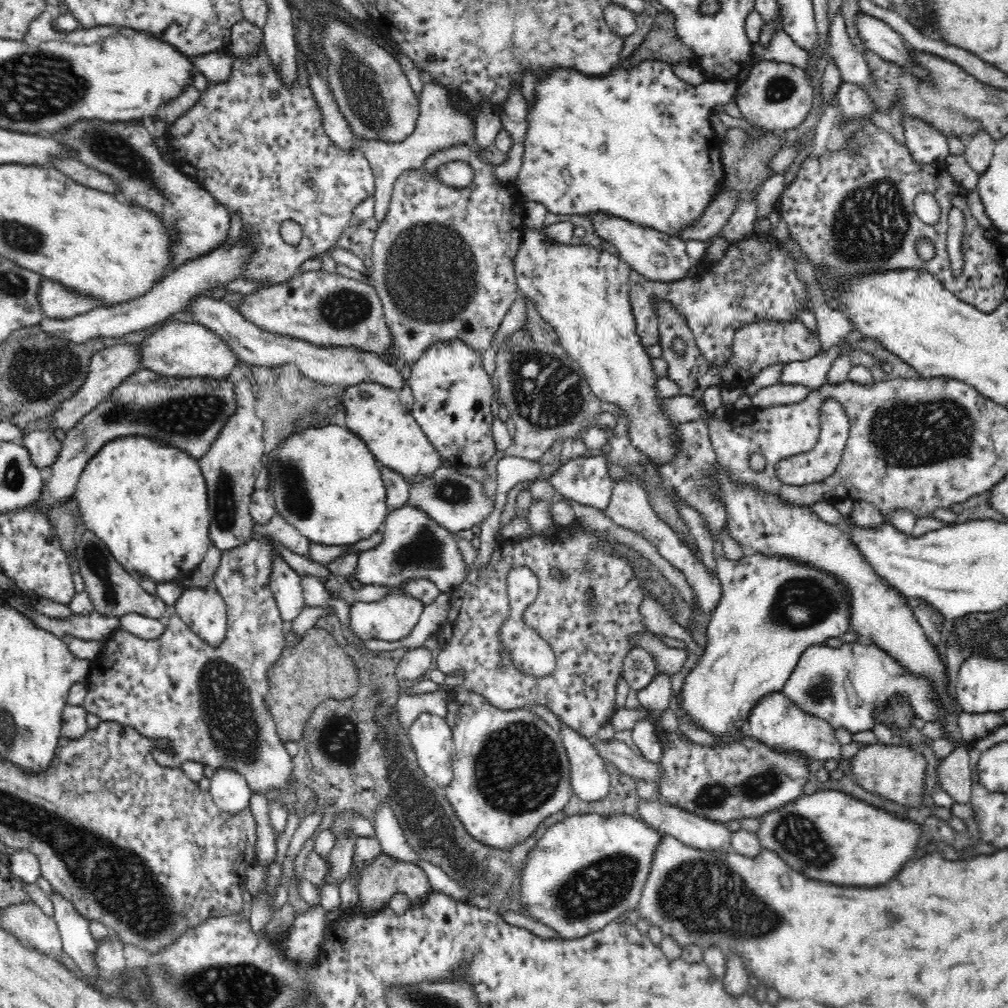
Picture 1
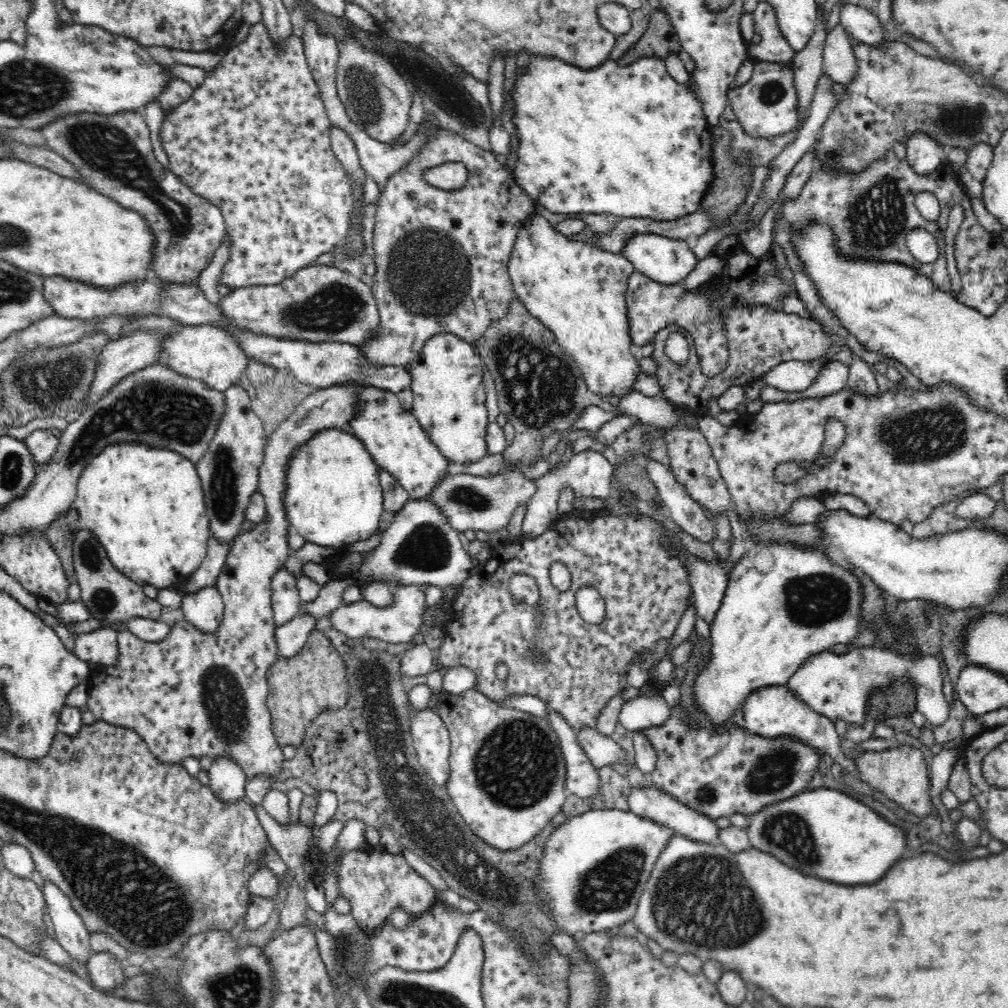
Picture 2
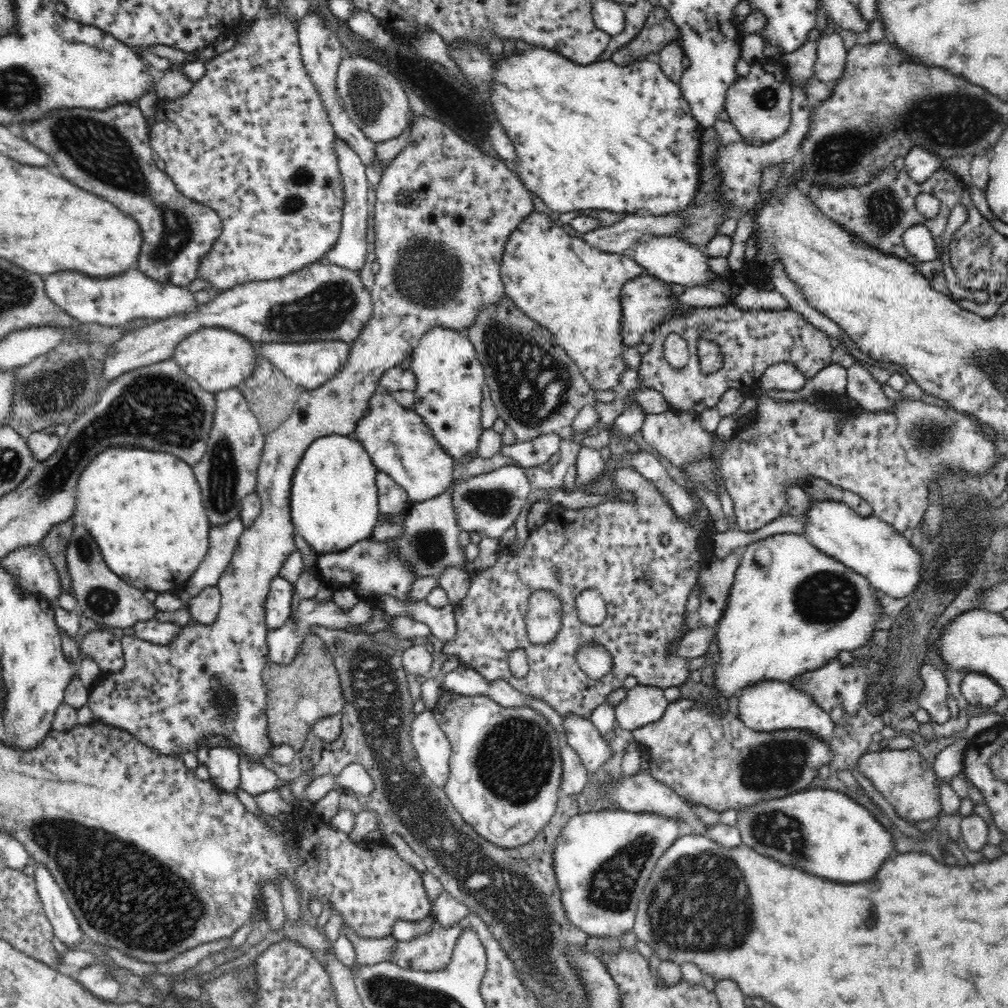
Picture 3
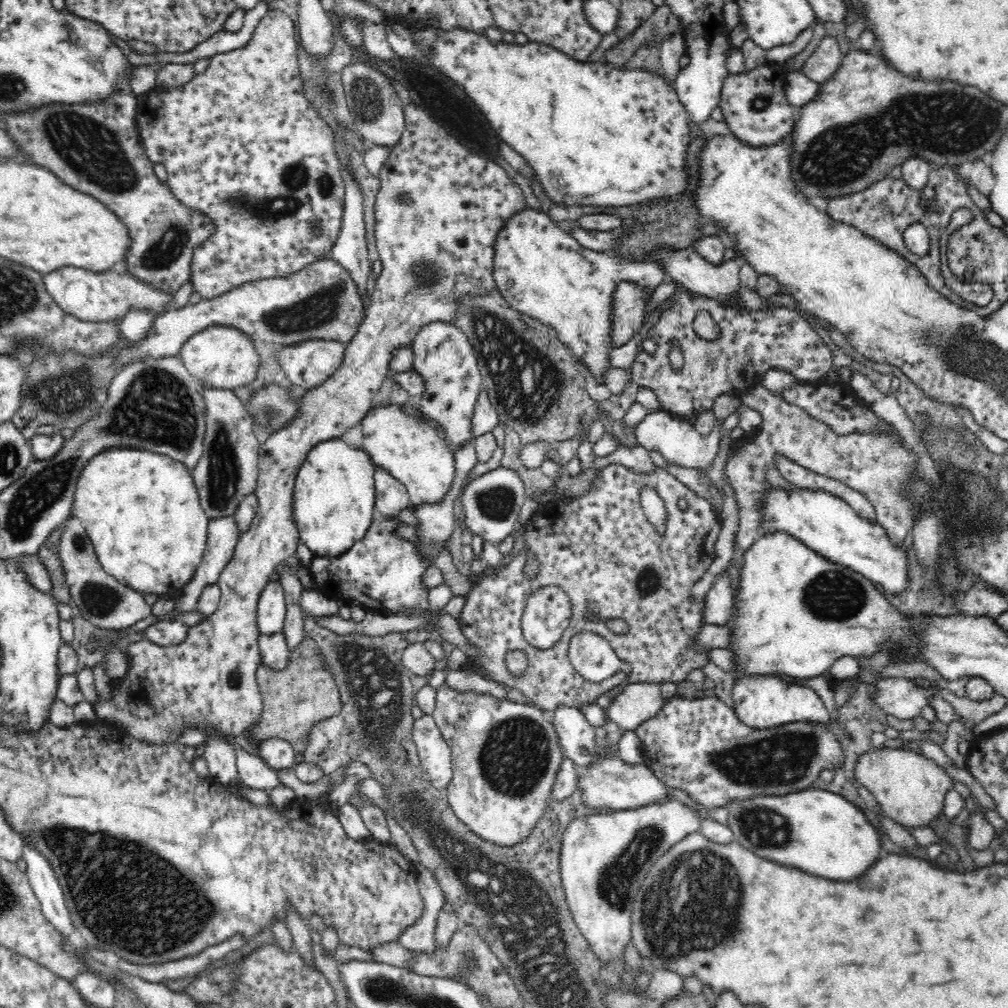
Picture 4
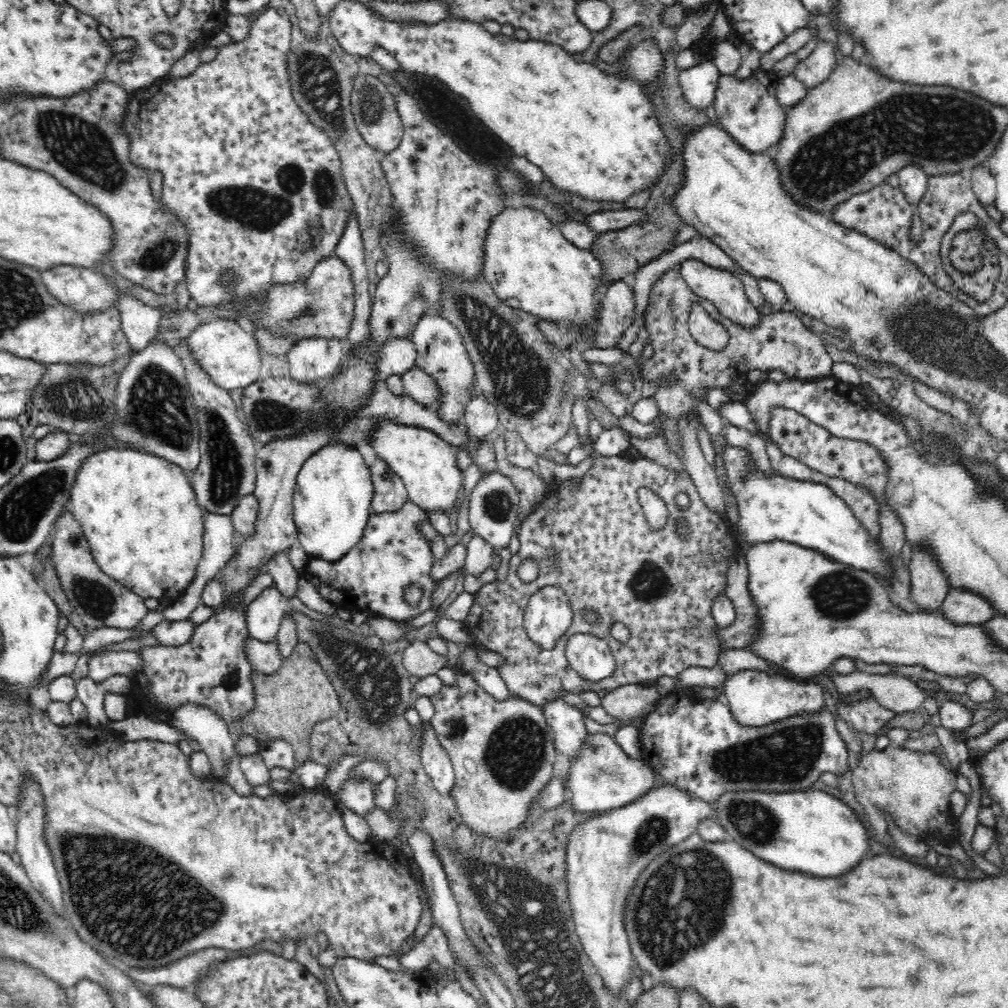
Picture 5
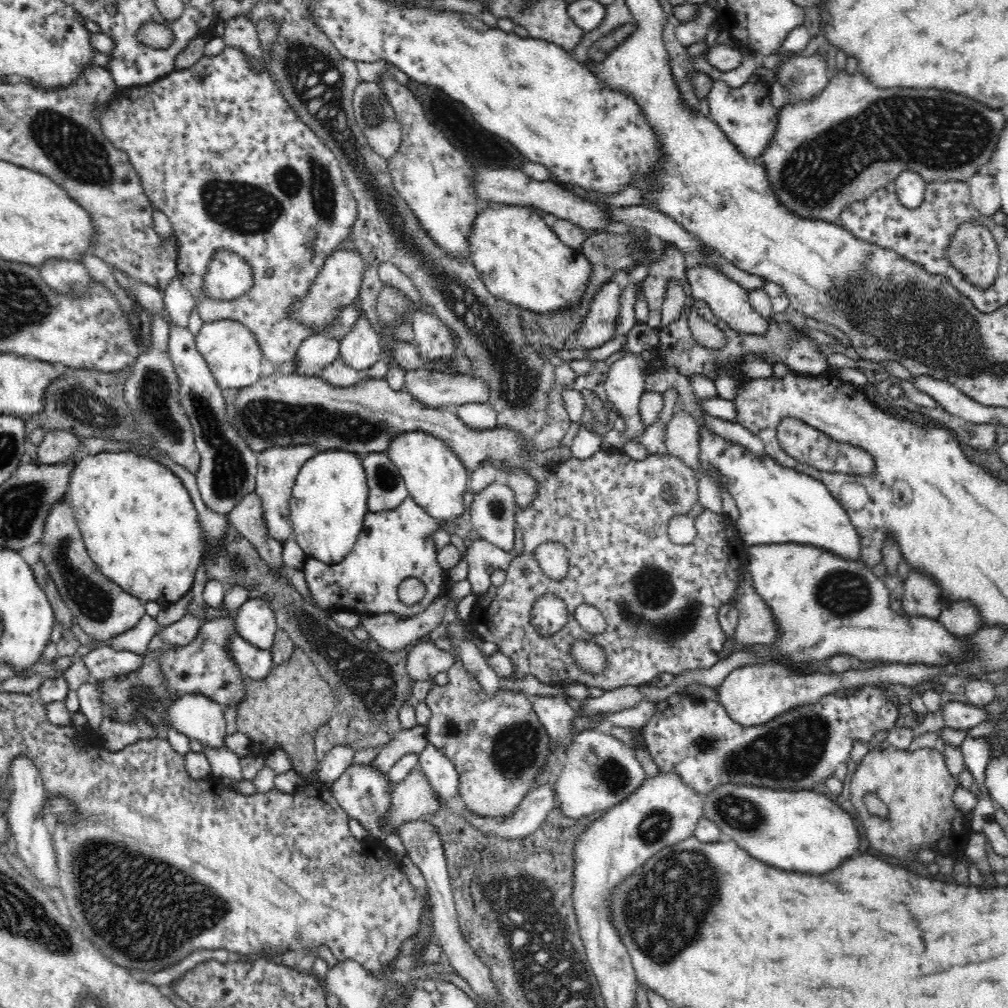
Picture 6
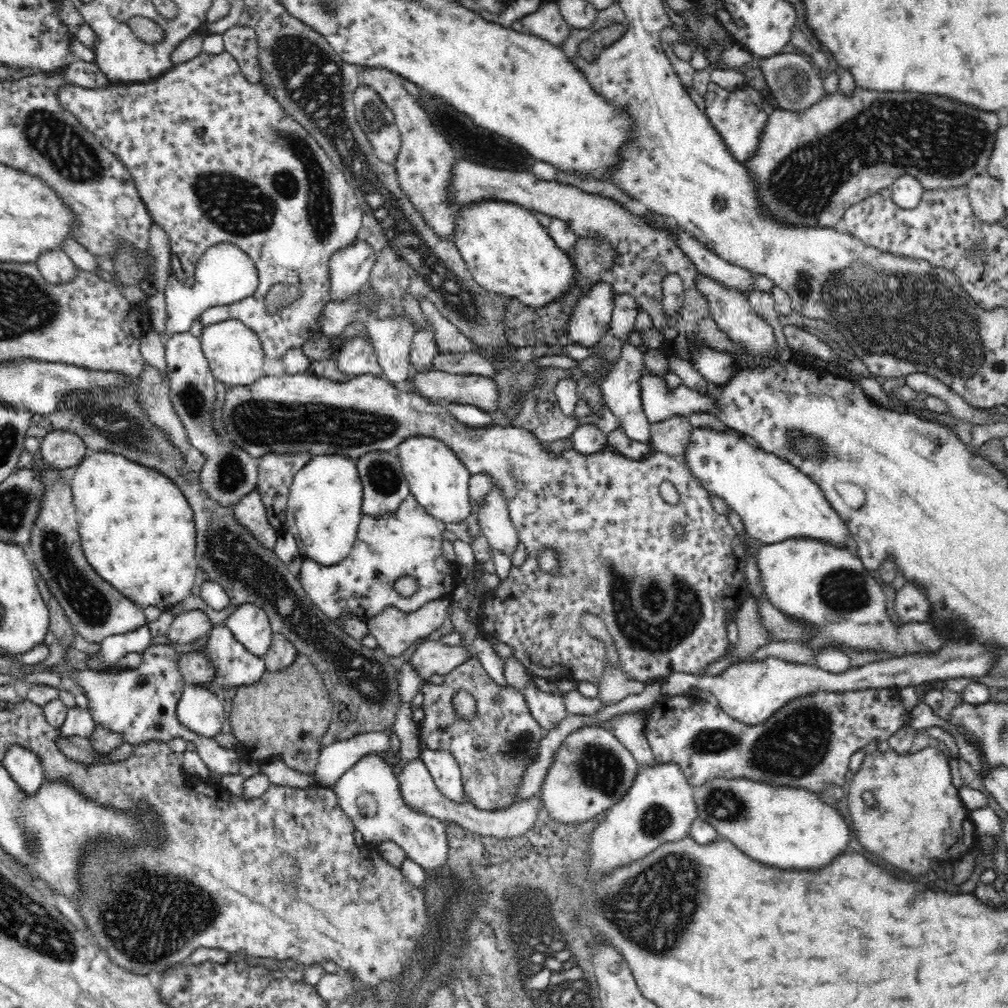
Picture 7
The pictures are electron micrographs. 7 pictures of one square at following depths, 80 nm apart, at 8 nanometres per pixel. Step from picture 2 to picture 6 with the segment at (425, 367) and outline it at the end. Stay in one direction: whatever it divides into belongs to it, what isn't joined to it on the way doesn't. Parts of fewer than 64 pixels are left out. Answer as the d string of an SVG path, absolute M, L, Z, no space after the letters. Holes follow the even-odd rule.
M425 309L412 312L412 328L418 352L424 360L448 358L459 353L450 341L446 324Z

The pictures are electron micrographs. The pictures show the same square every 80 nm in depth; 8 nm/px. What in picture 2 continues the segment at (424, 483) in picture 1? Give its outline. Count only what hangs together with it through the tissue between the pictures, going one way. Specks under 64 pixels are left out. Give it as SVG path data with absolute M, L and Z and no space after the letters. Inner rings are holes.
M508 466L492 477L448 474L427 498L443 510L448 517L448 523L459 534L464 535L468 530L482 530L499 539L502 536L501 529L509 525L514 510L520 505L526 506L536 492L537 485L534 480L524 476L516 466Z

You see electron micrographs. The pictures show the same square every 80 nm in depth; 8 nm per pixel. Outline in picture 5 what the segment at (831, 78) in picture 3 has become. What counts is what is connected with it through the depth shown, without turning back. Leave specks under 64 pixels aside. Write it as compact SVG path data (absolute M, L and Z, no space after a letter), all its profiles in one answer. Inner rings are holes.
M820 42L811 54L796 64L790 75L810 90L830 76L839 59L838 53L834 53L834 48L828 42Z

